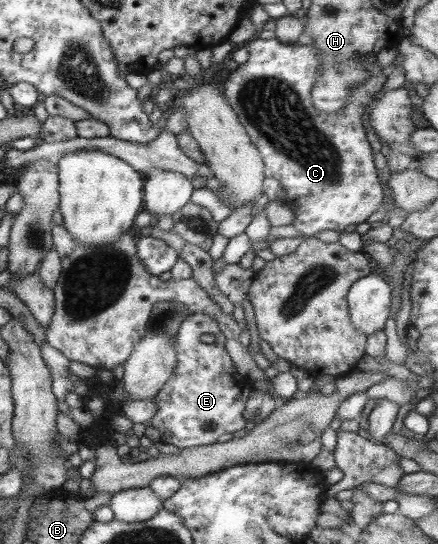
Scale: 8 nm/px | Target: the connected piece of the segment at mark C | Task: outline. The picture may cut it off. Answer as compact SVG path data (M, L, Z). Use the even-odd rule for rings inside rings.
M255 36L245 48L248 59L230 72L224 82L222 96L258 150L264 178L275 179L284 190L282 203L294 217L290 225L303 237L310 238L324 230L342 233L346 225L366 222L380 207L383 193L380 181L376 178L370 143L362 128L362 116L364 105L370 103L370 95L382 87L386 74L382 73L379 66L363 61L362 67L368 73L366 80L346 96L346 104L341 110L332 114L323 113L310 101L310 89L316 83L316 75L320 71L320 60L316 58L310 44L280 43L276 38L260 39Z

